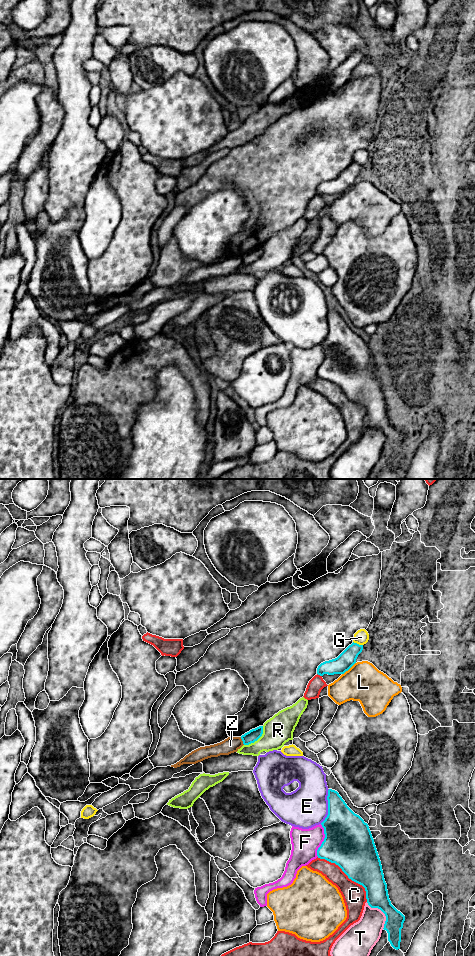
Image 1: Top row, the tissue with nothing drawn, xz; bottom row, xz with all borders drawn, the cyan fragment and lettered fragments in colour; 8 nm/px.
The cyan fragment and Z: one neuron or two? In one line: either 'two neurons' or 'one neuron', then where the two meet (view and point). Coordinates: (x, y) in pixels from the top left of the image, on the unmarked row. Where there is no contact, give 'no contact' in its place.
two neurons | xz (242, 260)

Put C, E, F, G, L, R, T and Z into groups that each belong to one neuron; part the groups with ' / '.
C / E / F / G / L / R / T / Z

